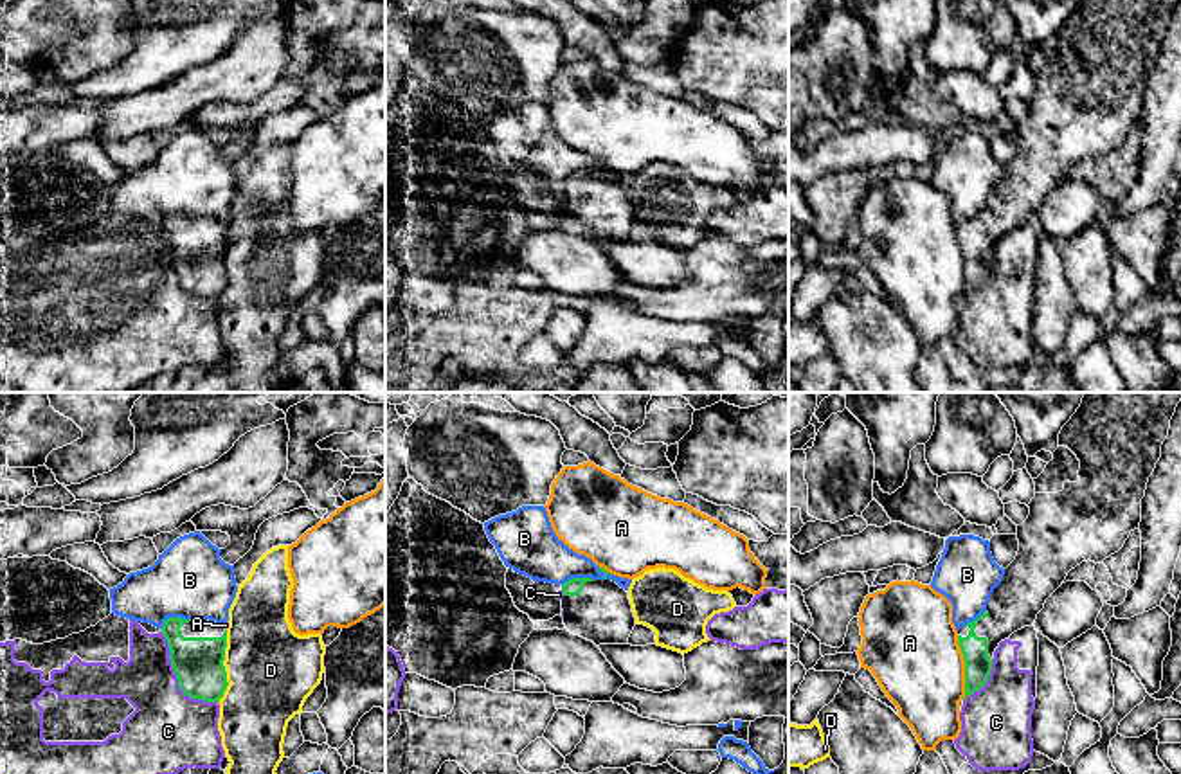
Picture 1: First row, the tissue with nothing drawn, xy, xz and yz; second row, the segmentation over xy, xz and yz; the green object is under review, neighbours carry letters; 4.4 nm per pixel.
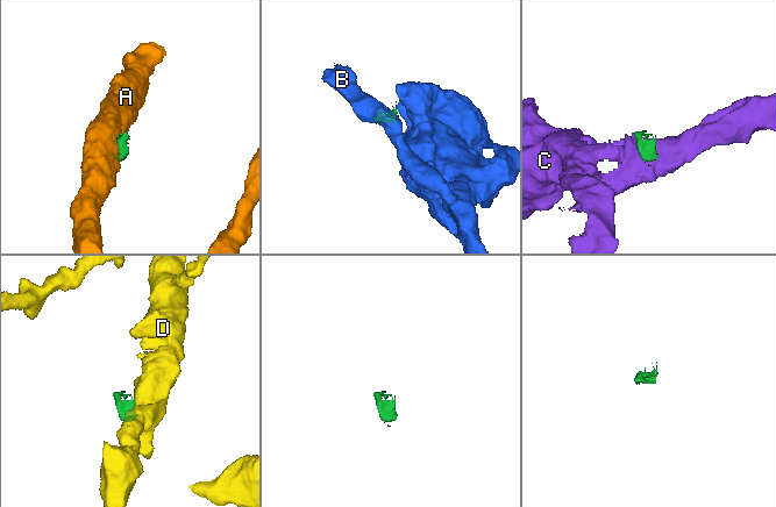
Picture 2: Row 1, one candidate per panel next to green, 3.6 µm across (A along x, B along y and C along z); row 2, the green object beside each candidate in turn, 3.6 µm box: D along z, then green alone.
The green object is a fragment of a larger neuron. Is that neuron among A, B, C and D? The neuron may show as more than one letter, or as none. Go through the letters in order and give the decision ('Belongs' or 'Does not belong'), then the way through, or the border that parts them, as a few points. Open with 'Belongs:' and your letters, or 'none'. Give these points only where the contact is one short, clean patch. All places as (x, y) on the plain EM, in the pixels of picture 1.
Belongs: none
A: Does not belong. Boundary: yz (956, 233), (964, 256), (964, 296)
B: Does not belong. Boundary: xy (189, 215), (168, 215), (161, 225)
C: Does not belong
D: Does not belong

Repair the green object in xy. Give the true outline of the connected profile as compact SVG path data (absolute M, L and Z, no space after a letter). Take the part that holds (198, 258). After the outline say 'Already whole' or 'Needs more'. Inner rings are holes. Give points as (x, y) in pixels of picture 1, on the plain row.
M167 214L162 230L180 286L191 295L220 299L229 283L225 223L209 216Z. Needs more

